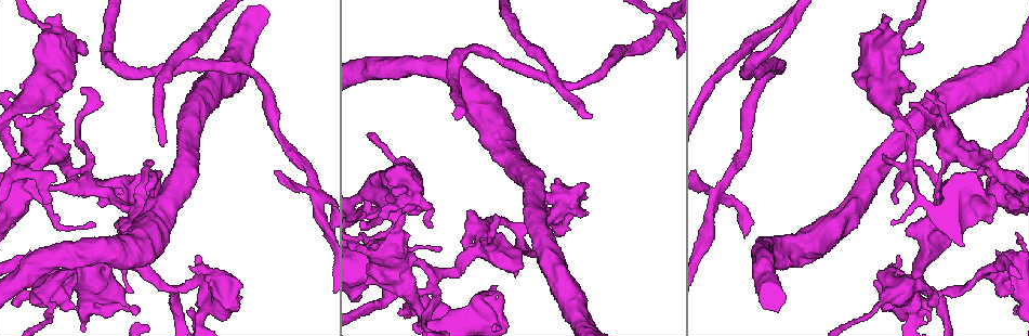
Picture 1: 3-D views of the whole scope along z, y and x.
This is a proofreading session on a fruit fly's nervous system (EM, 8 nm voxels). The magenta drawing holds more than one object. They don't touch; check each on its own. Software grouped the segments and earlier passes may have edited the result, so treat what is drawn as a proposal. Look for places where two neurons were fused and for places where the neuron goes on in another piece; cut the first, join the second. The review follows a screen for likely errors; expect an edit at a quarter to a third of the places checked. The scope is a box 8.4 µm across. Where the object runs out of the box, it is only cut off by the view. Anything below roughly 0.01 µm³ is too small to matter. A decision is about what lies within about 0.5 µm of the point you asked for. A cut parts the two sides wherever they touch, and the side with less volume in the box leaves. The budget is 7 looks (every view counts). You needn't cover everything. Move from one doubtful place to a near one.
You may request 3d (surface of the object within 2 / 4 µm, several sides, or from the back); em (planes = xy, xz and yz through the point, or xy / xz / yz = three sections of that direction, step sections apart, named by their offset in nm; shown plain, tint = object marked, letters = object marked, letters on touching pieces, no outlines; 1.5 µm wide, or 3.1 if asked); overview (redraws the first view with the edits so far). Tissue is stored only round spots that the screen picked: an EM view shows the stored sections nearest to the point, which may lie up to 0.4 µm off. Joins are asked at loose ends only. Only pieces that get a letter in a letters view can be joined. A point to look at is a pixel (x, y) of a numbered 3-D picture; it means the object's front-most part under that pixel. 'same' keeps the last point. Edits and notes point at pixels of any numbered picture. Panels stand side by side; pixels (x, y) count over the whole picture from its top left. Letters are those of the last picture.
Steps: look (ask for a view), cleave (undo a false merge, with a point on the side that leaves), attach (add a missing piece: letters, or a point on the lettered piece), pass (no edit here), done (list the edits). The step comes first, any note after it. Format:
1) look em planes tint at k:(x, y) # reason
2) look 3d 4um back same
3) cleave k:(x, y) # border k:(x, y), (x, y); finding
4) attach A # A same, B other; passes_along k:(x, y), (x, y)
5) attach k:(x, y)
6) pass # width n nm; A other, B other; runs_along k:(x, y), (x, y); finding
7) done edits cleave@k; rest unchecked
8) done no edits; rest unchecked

look em planes plain at 1:(548, 219) # arms part here

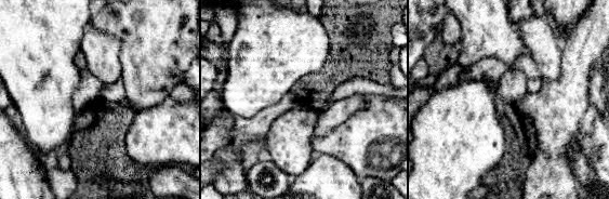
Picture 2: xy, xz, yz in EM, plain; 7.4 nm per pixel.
look em planes letters same # what lies round it

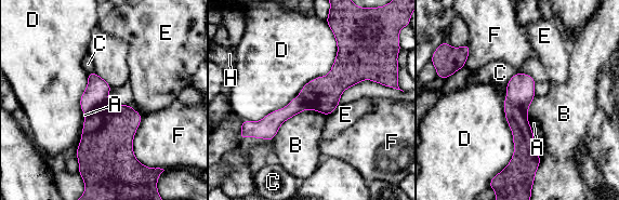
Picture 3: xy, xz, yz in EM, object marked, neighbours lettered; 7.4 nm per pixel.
cleave 3:(523, 135) # width 200 nm; A other, B other, C other, D other, E other, F other, H other; border 3:(505, 97), (514, 105), (527, 111); a second neuron is stuck on

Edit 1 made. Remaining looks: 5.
look overview

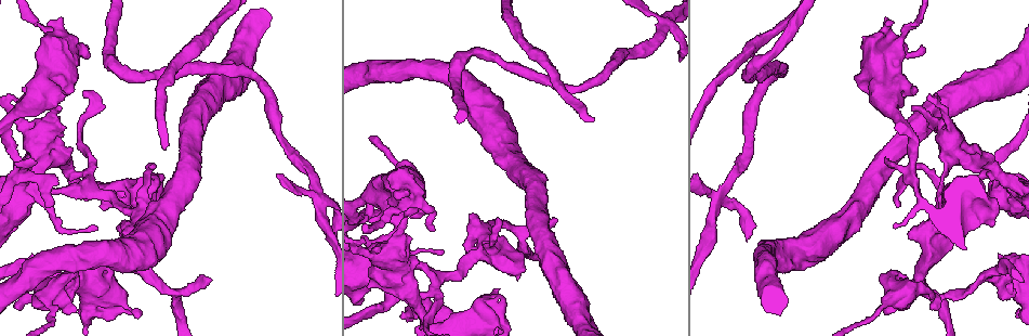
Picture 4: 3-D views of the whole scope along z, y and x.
look em planes letters at 4:(414, 304) # three-way junction

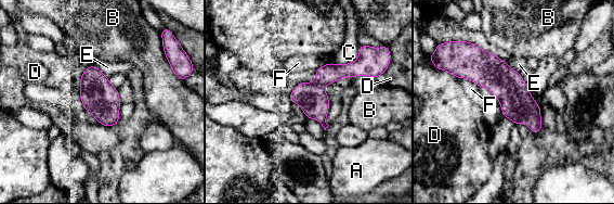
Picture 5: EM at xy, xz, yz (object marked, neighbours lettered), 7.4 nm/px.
cleave 5:(312, 98) # A other, B other, C other, D other, E other, F other; part_leaving 5:(461, 66), (482, 67), (539, 125); two neurons meet here

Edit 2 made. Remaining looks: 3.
done edits cleave@3, cleave@5; rest unchecked

